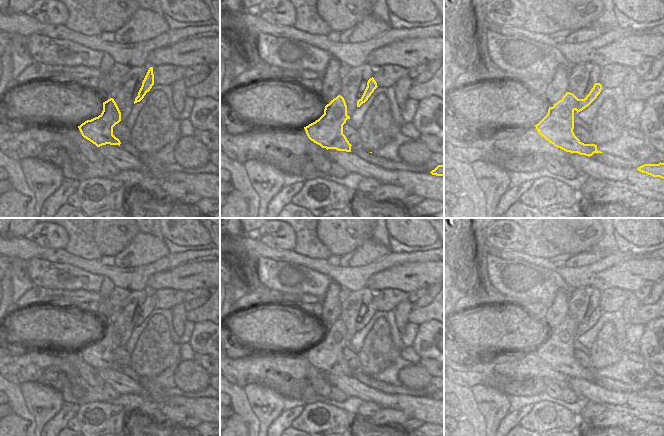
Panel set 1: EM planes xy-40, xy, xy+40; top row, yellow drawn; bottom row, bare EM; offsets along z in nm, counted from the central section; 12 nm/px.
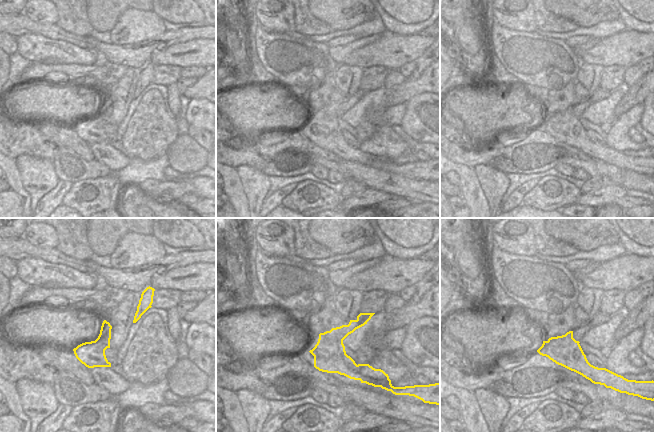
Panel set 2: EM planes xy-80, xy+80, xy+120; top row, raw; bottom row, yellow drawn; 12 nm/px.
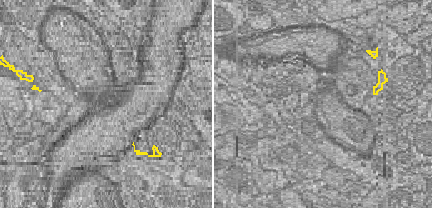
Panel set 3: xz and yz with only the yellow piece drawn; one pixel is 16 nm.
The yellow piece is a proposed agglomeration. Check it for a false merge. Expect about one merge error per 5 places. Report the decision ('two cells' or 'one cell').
two cells

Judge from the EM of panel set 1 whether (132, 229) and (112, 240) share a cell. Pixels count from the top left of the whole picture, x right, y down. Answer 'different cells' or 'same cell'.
same cell

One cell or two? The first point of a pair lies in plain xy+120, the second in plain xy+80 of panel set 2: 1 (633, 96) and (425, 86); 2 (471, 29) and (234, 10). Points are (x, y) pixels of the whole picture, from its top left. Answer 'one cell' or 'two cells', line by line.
1: one cell
2: one cell

